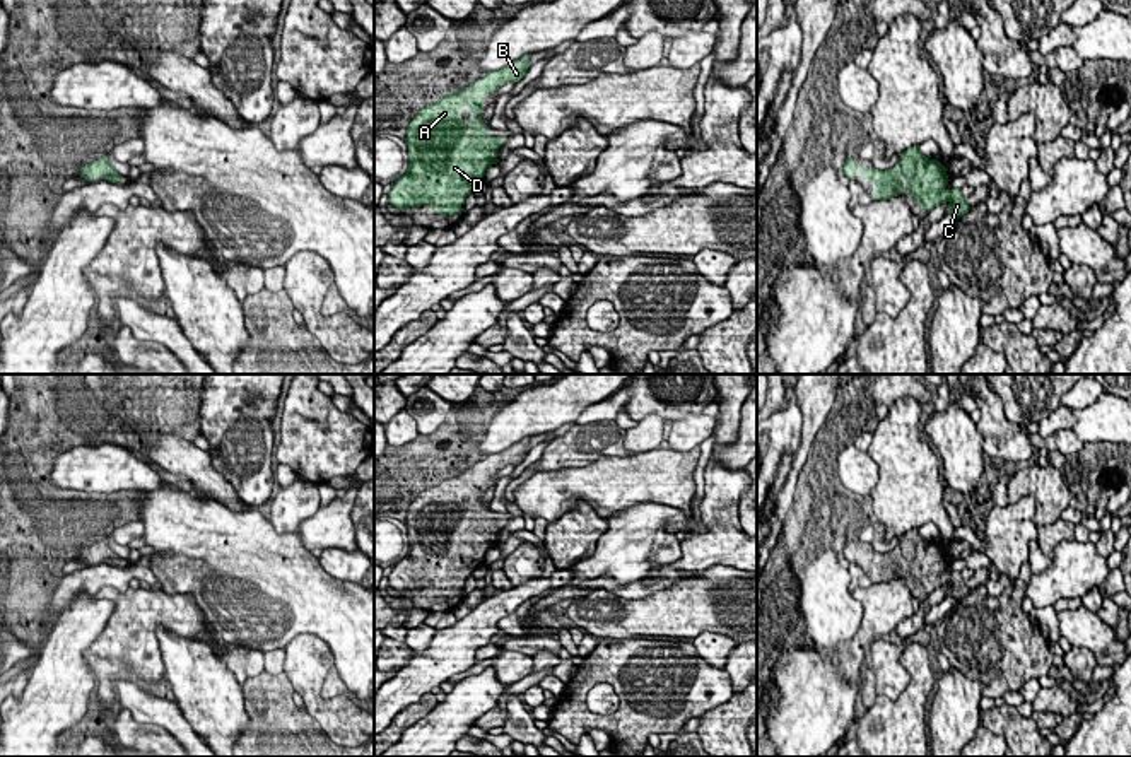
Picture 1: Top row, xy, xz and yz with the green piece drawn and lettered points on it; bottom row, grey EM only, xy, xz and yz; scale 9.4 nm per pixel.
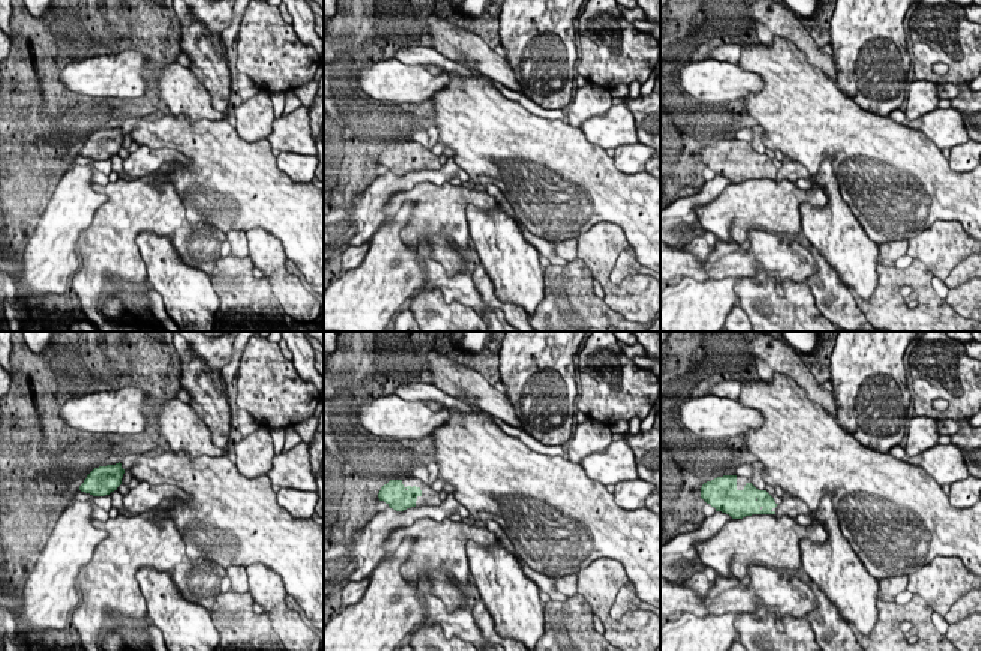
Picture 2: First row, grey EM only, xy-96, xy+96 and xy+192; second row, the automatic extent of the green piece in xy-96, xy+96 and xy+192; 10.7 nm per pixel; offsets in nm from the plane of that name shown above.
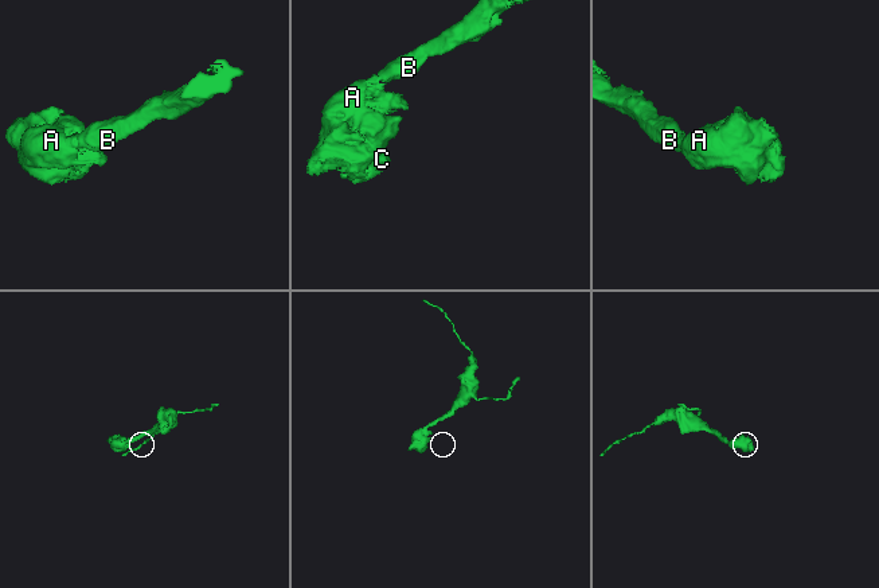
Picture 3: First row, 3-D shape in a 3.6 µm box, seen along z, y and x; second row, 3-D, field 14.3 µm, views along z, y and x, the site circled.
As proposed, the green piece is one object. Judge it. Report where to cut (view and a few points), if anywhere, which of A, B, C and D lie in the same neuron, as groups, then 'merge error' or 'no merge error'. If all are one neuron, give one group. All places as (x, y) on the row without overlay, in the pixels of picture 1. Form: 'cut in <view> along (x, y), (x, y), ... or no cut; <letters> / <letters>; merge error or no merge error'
no cut; A B C D; no merge error

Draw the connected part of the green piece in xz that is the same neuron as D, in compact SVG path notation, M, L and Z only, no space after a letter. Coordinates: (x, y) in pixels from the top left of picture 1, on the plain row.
M531 437L487 455L478 468L449 475L422 490L407 511L408 552L388 576L388 584L403 593L431 590L441 598L461 598L461 588L475 569L483 566L489 549L497 547L504 519L487 519L490 513L480 501L485 478L507 465L519 465L528 455Z

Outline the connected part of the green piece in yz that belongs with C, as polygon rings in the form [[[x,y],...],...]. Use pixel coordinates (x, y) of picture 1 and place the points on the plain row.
[[[919,528],[899,537],[900,543],[892,552],[864,552],[859,550],[856,542],[846,543],[842,554],[853,562],[856,555],[861,555],[861,562],[875,566],[875,578],[871,583],[888,583],[902,578],[905,572],[911,576],[924,595],[931,595],[935,590],[948,584],[946,596],[957,601],[969,595],[969,588],[960,571],[948,572],[946,550],[936,543],[921,537]]]

